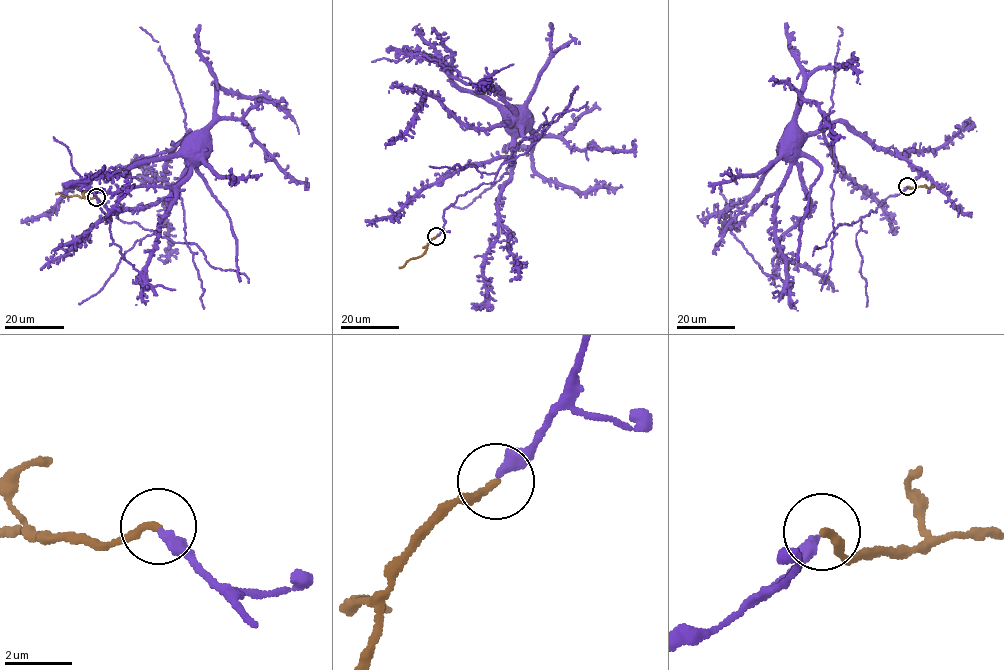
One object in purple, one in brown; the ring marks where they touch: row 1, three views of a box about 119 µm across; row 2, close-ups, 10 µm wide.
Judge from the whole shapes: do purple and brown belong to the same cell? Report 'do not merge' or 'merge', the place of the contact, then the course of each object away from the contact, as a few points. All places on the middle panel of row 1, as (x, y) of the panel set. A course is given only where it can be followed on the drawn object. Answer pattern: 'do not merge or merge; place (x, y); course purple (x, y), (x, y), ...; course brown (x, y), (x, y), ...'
merge; place (436, 236); course purple (436, 236), (444, 210), (459, 195), (492, 183), (501, 165), (537, 138), (522, 140), (510, 165), (514, 115); course brown (436, 237), (422, 255), (410, 258), (399, 268)

